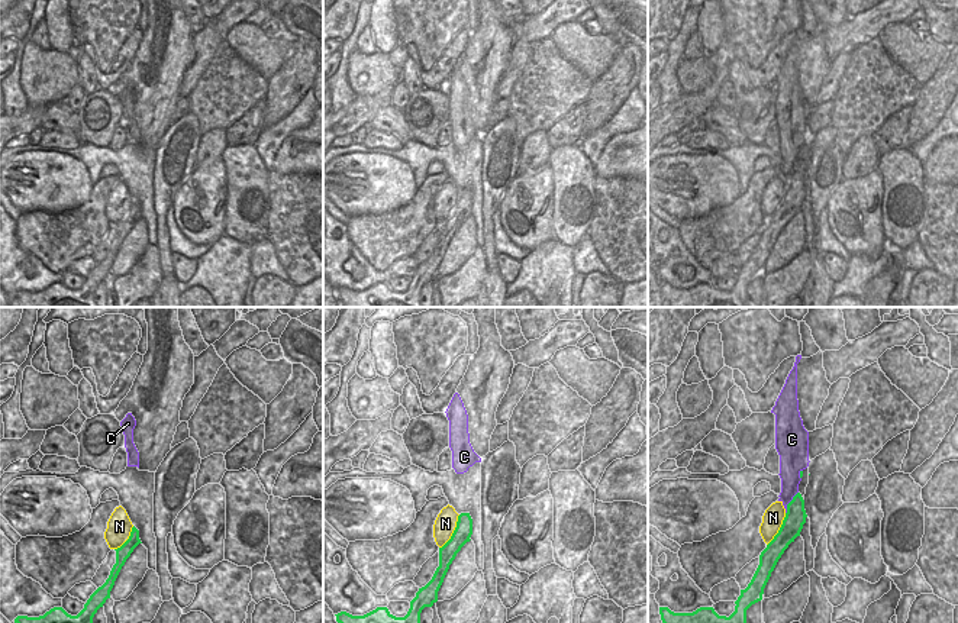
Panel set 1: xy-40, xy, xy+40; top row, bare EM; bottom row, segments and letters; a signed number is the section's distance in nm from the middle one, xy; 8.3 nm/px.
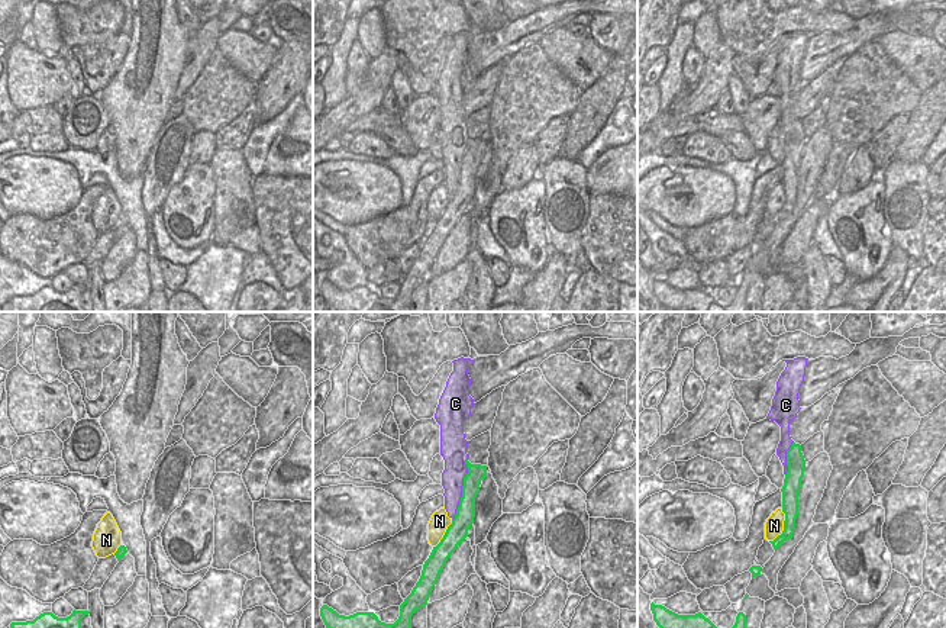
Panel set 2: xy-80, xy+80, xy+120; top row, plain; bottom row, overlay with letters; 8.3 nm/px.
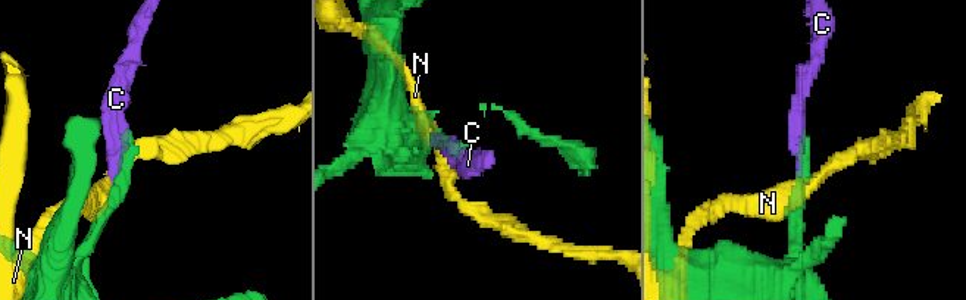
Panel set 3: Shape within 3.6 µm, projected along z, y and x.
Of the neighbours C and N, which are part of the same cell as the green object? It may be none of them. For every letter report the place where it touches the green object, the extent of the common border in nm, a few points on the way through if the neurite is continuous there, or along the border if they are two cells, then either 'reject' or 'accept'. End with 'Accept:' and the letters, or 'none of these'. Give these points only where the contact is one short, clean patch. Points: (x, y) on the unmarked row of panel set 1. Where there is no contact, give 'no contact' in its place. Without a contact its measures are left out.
C: xy+40 (789, 178) | 220 nm | reject
N: xy (454, 207) | 340 nm | along xy (460, 190), (452, 210), (439, 223) | reject
Accept: none of these

